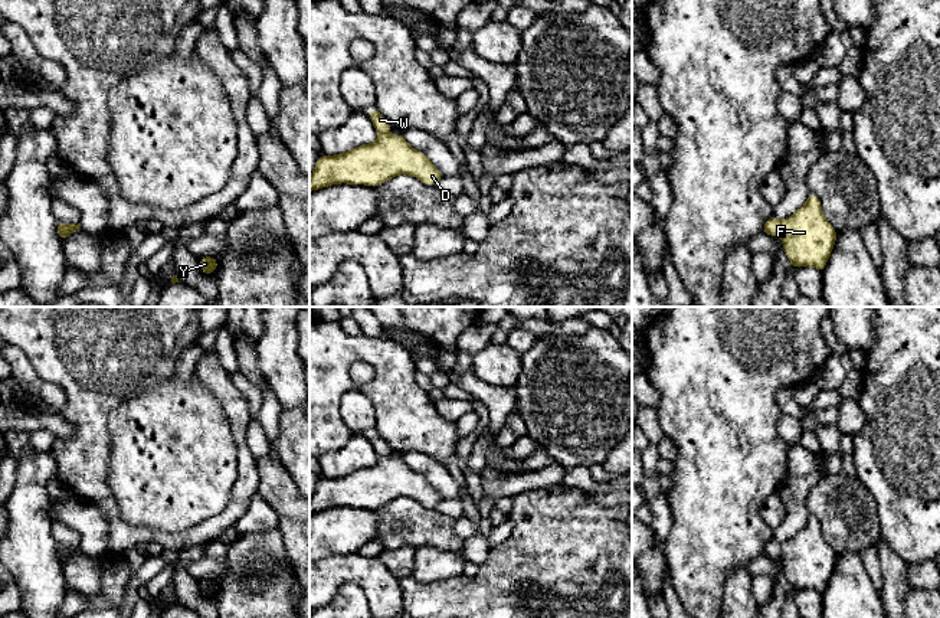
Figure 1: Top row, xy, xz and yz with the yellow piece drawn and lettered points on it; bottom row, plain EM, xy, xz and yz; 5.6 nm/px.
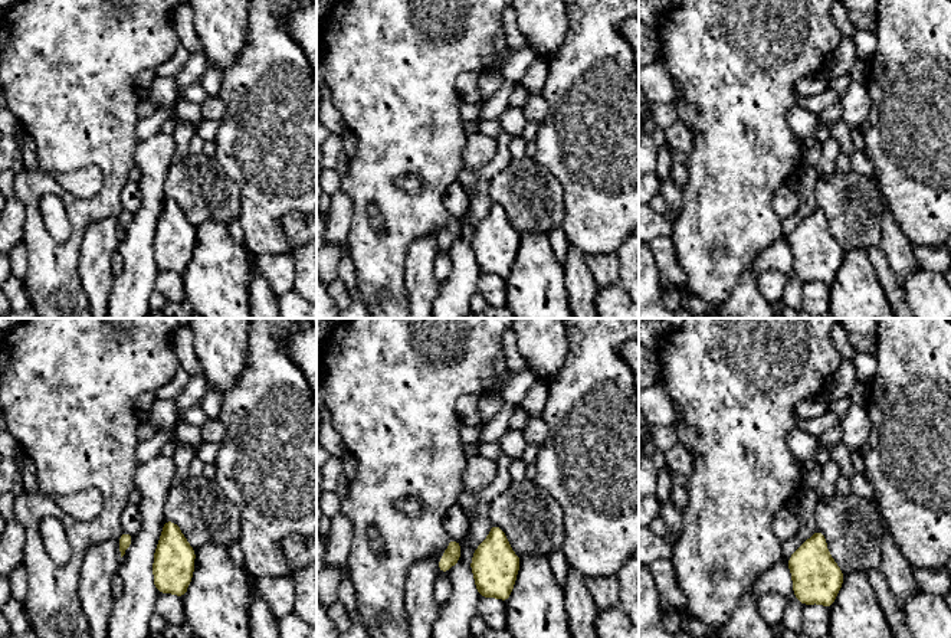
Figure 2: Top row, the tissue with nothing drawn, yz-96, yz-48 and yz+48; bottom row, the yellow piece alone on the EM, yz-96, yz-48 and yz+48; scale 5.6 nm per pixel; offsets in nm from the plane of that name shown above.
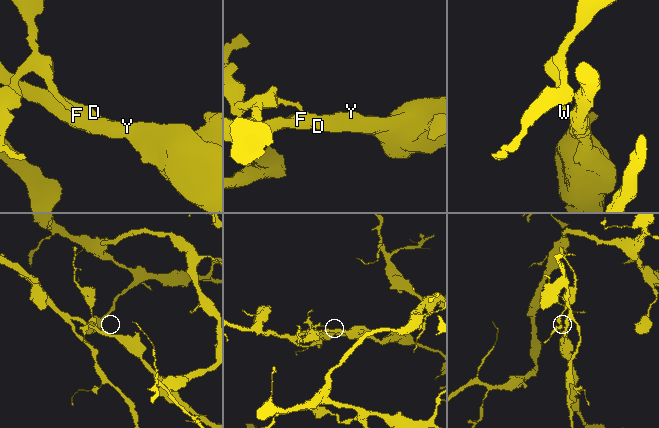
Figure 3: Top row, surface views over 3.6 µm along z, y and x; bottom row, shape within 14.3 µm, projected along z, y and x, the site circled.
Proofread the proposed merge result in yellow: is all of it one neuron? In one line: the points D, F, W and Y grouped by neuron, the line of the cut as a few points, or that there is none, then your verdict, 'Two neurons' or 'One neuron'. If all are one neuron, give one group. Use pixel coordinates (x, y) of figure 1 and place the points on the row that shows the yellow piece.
Groups: D F Y / W. Split along yz (782, 222), (779, 235). Two neurons

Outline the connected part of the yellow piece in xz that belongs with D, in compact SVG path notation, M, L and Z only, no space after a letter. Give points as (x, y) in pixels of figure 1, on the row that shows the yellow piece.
M380 134L374 143L361 144L344 154L322 154L309 176L309 192L331 184L366 184L376 187L397 174L409 174L436 187L443 174L403 137Z

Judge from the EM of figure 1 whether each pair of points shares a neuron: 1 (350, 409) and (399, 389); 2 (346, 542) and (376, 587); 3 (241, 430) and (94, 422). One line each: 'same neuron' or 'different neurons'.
1: different neurons
2: different neurons
3: same neuron

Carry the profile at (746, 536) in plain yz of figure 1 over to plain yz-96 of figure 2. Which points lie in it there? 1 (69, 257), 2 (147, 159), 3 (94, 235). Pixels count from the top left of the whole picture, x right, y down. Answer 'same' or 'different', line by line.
1: same
2: different
3: different

